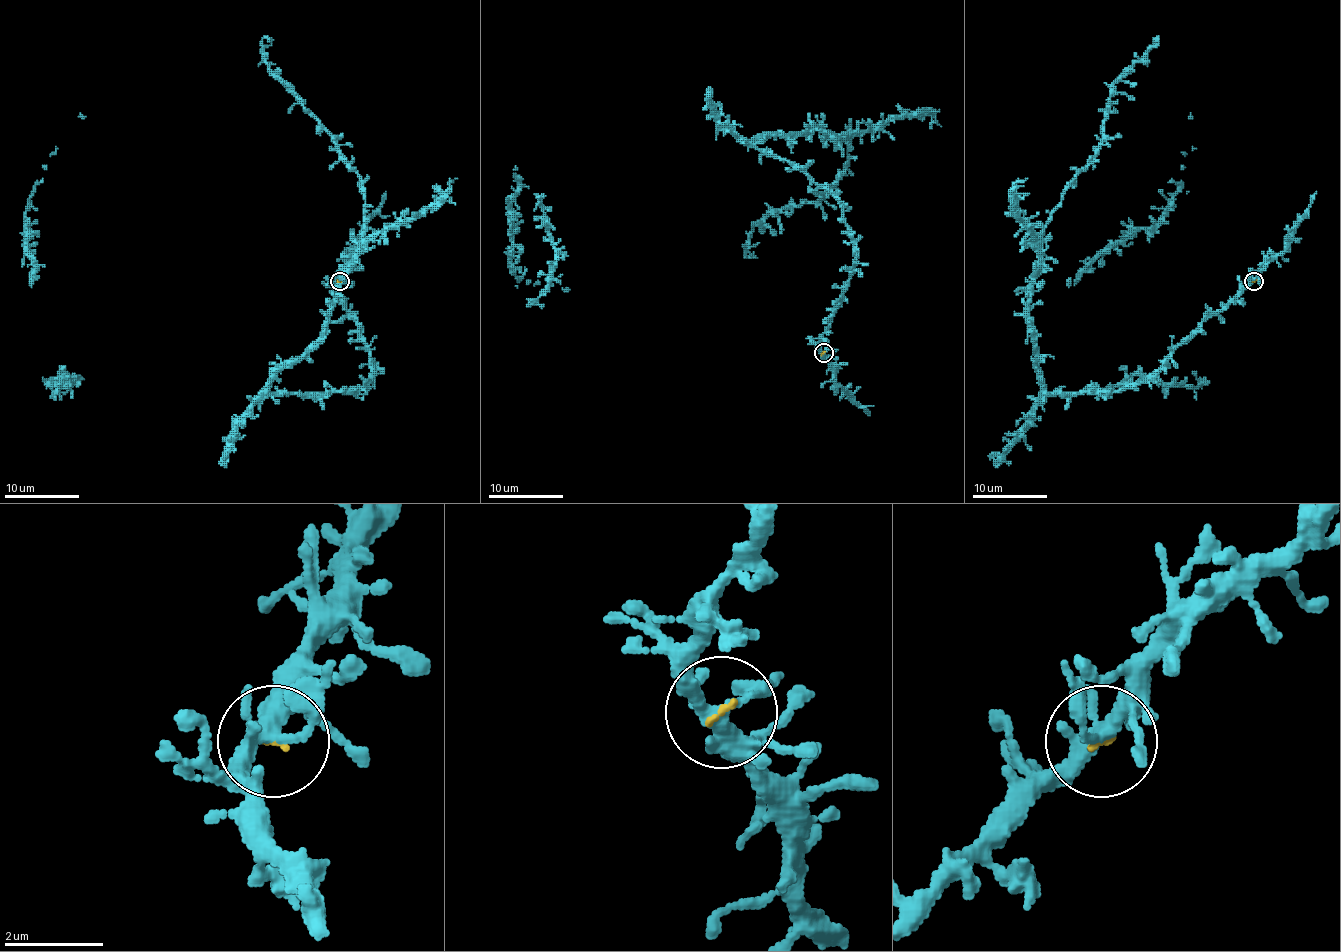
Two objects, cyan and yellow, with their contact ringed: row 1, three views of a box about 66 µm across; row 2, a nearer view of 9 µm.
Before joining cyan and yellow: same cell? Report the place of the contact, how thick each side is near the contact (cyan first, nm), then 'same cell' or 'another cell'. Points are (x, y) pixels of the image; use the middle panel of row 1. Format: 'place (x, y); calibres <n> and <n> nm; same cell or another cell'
place (823, 353); calibres 300 and 70 nm; same cell

